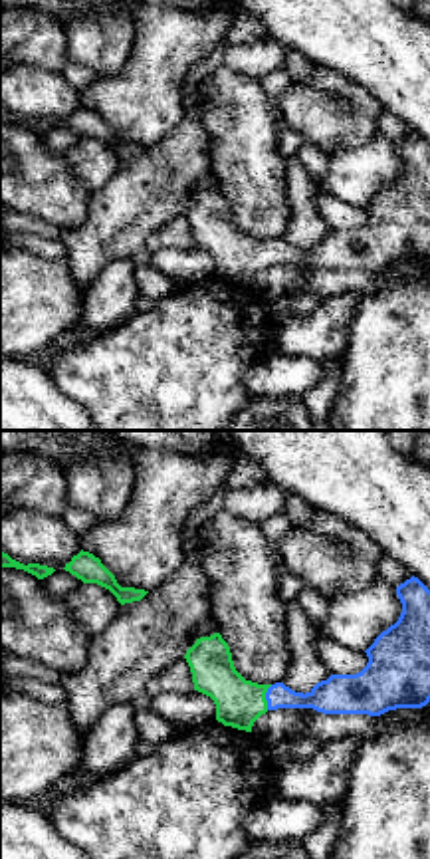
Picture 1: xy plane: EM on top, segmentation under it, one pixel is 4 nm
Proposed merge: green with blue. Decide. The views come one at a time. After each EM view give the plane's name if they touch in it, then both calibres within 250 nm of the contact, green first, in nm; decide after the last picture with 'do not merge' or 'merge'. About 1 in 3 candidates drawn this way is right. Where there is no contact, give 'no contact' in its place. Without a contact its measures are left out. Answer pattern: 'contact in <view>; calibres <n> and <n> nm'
contact in xy; calibres 190 and 130 nm

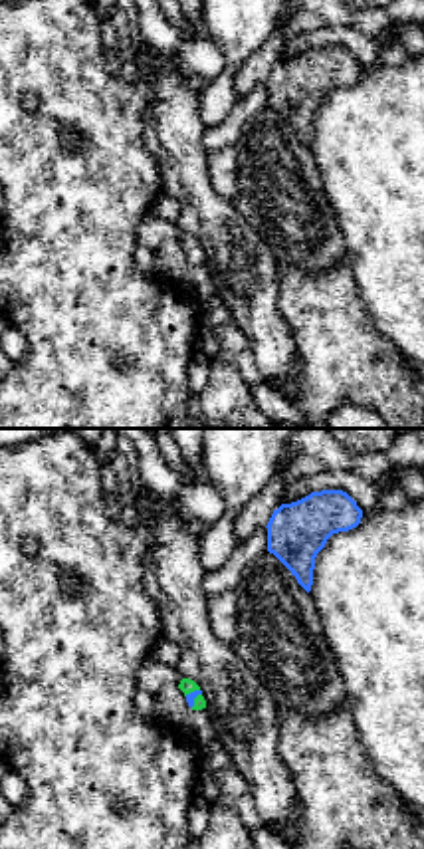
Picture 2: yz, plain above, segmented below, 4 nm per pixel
contact in yz; calibres 60 and 40 nm

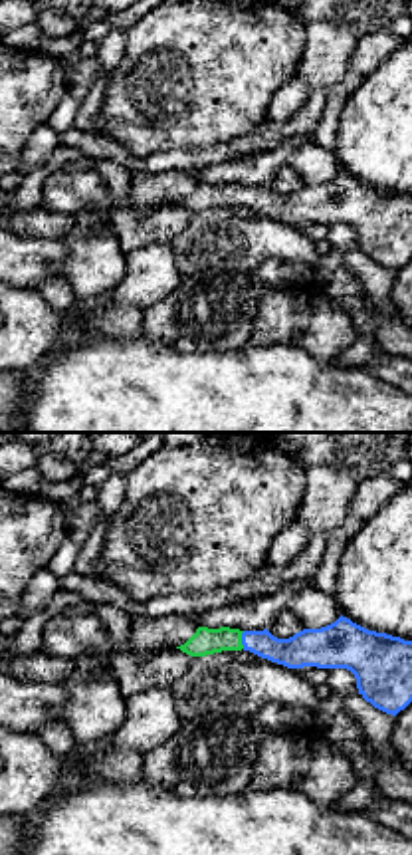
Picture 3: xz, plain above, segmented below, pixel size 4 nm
contact in xz; calibres 110 and 140 nm

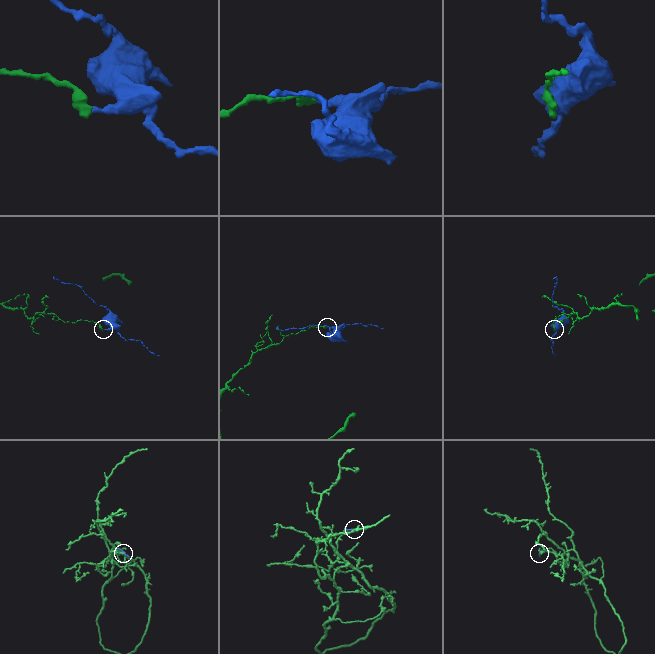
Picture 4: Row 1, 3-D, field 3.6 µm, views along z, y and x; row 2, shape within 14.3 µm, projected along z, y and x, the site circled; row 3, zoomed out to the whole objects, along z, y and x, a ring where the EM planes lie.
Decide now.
merge

